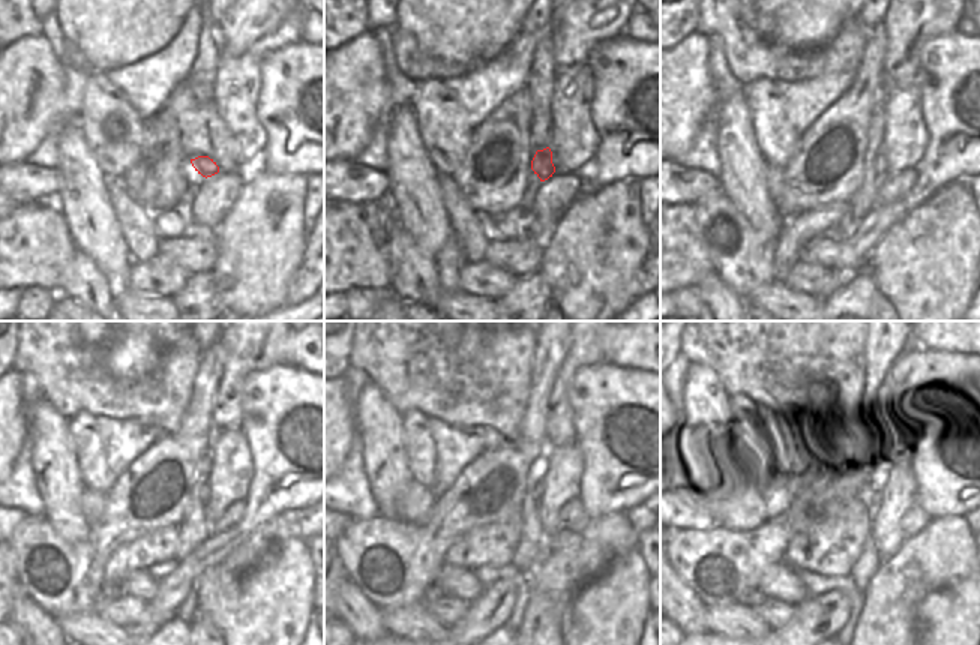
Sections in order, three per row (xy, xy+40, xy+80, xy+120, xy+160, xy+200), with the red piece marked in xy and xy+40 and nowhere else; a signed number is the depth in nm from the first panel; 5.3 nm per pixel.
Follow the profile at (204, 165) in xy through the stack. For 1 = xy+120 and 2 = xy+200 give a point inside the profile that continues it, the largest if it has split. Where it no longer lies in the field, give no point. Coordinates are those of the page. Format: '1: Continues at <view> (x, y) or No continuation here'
1: Continues at xy+120 (204, 495)
2: Continues at xy+200 (872, 492).

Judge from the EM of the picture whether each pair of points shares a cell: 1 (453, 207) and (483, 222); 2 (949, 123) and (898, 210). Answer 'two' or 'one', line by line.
1: one
2: one

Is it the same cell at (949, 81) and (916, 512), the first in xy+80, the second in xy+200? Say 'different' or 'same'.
different

